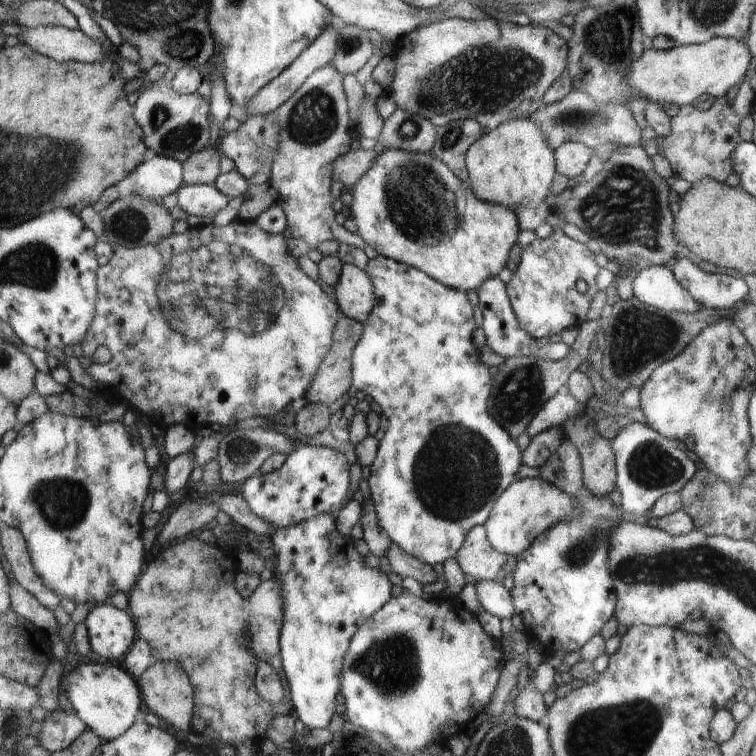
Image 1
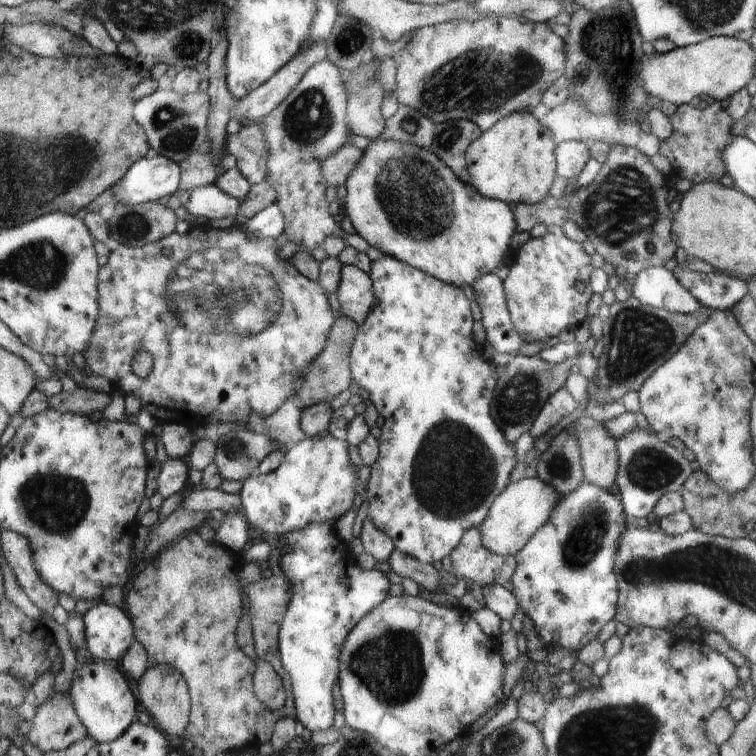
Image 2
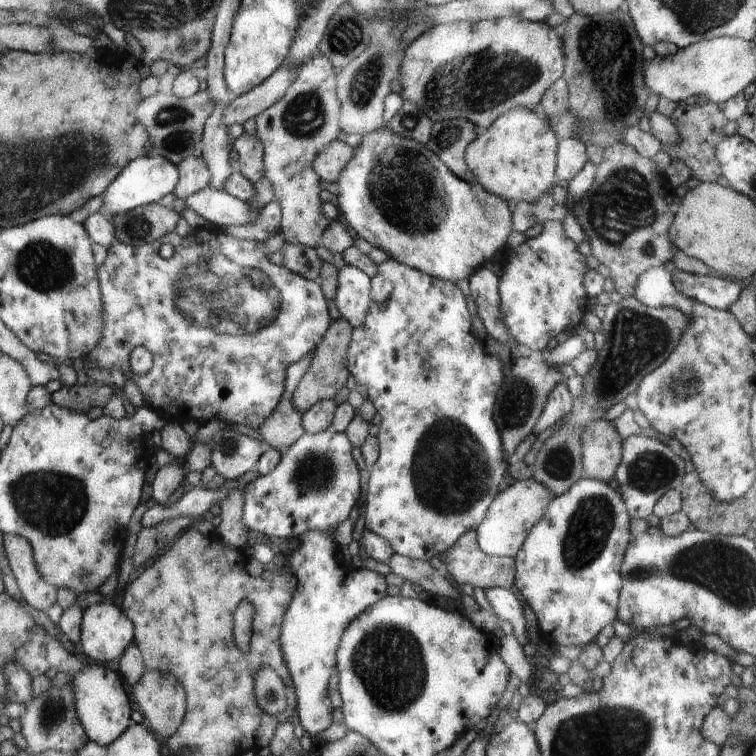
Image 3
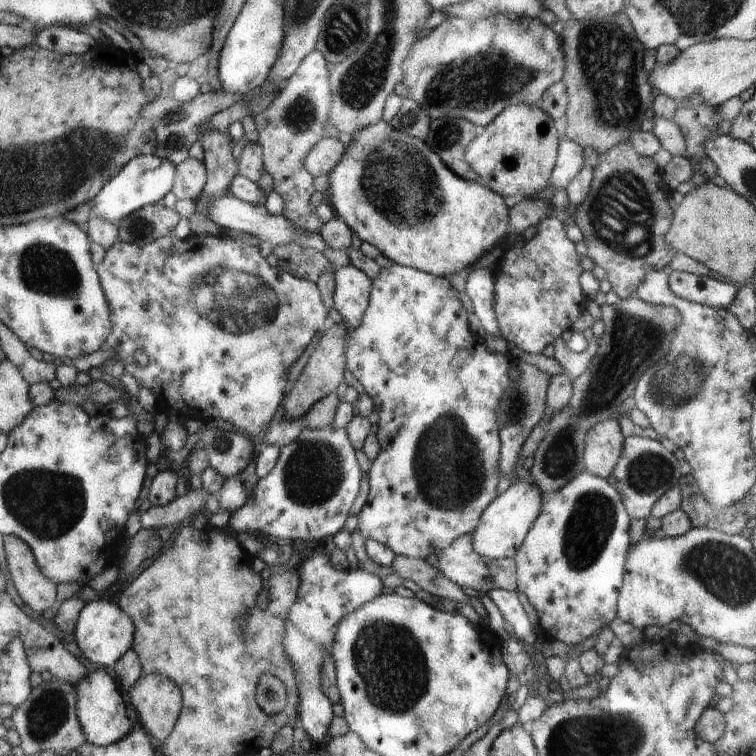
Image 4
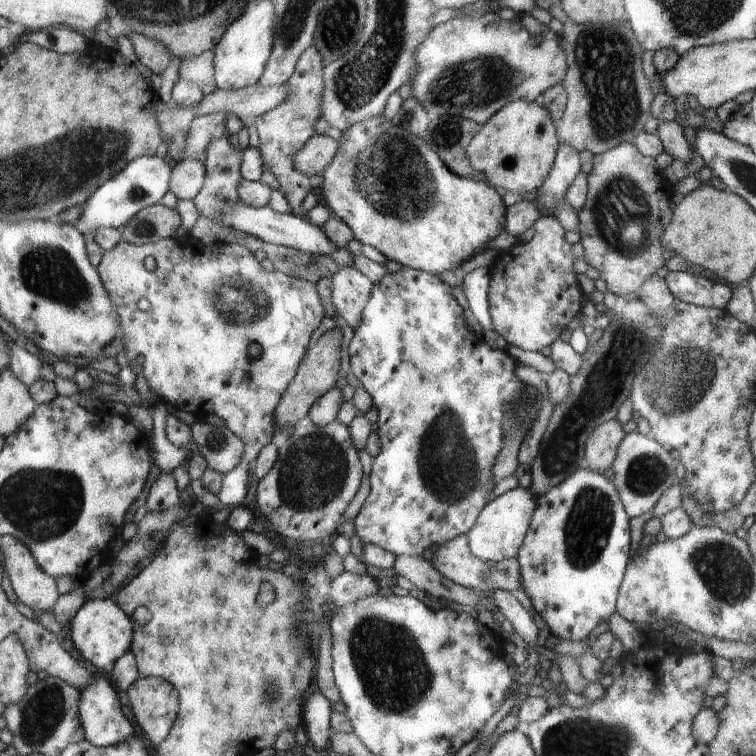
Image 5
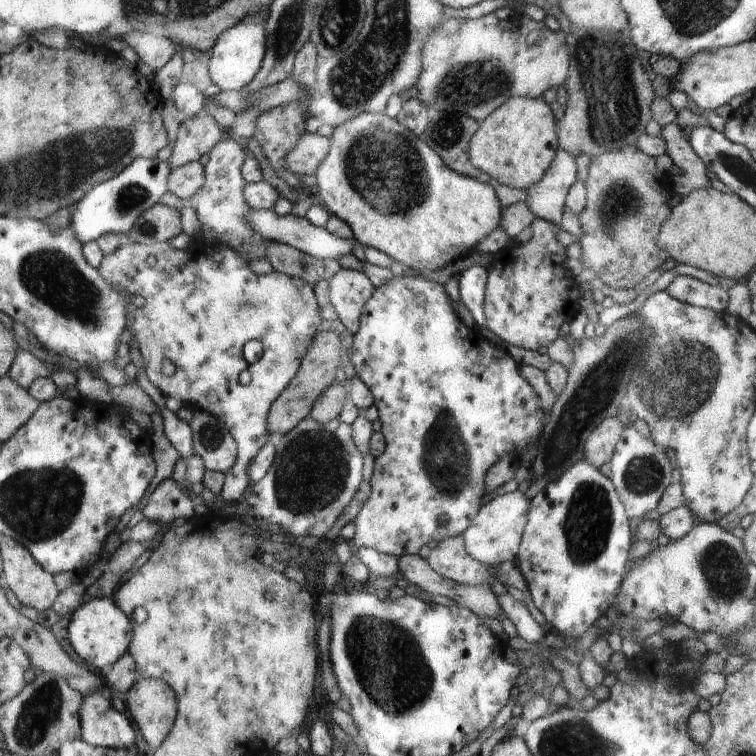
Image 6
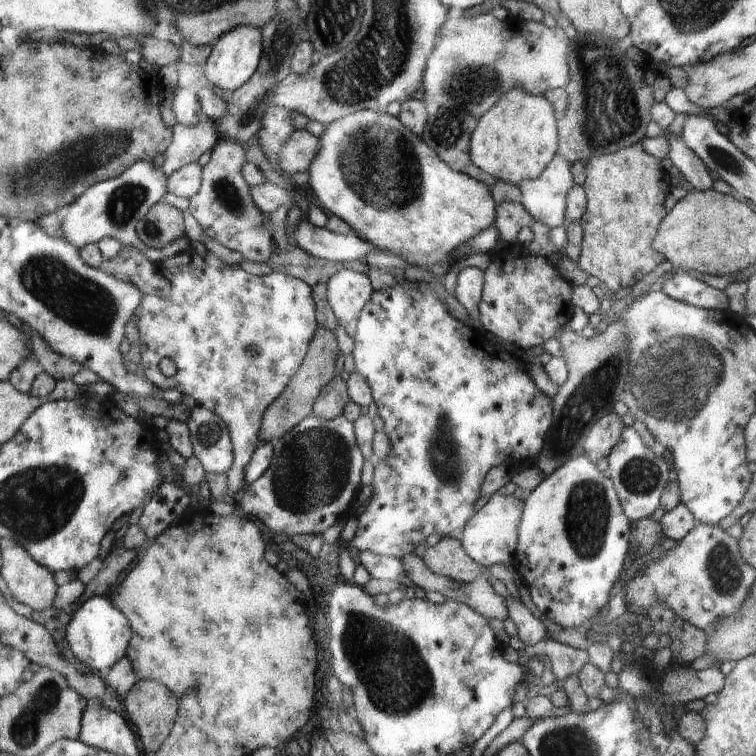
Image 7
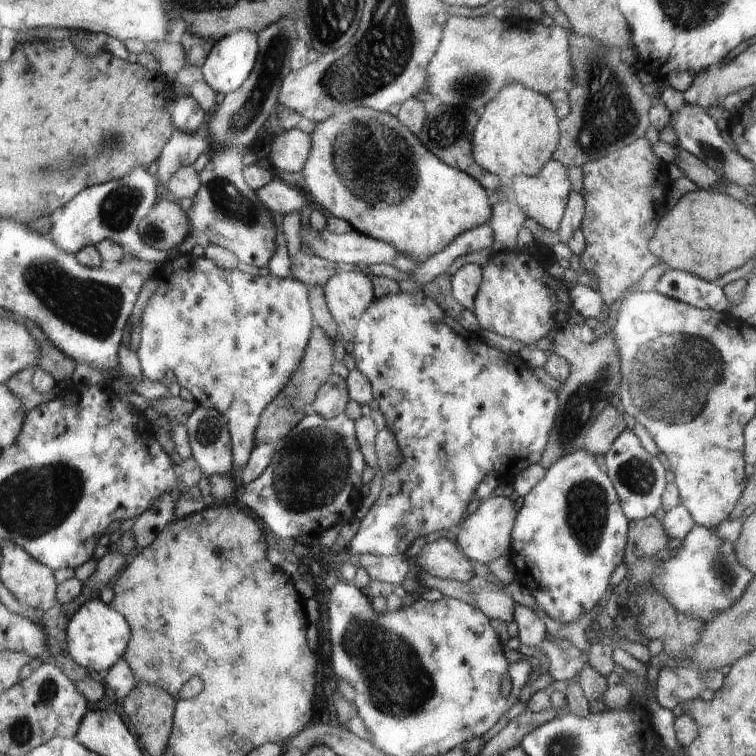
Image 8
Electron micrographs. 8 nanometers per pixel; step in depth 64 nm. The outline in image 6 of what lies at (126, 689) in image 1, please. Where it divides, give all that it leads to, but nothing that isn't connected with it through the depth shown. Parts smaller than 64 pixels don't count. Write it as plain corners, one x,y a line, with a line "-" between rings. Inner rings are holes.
104,687
83,697
80,706
81,739
97,747
134,748
134,728
106,698

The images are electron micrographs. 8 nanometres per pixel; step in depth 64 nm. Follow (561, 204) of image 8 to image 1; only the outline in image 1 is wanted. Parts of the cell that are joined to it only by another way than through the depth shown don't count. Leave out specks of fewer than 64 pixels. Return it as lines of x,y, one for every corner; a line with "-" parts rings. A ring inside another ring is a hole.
567,141
554,150
559,174
580,177
593,156
593,150
577,141

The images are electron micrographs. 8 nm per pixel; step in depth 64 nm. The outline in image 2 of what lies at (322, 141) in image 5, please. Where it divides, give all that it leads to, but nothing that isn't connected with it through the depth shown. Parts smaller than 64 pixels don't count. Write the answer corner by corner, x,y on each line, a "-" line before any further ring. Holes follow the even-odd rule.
351,144
342,146
336,154
328,156
322,164
324,178
327,179
328,185
346,186
348,176
352,174
352,170
356,170
360,158
364,158
364,150

